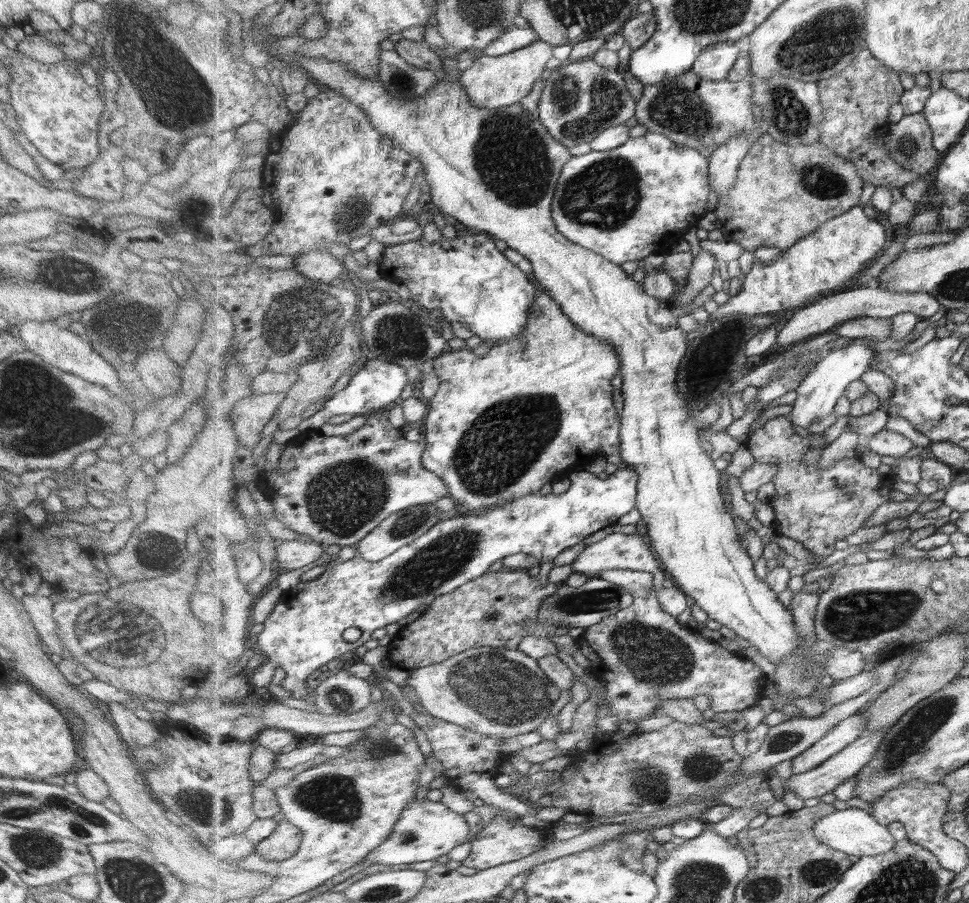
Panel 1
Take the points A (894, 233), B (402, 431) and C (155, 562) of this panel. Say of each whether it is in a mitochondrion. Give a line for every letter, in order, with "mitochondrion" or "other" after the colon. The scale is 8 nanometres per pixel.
A: other
B: other
C: other

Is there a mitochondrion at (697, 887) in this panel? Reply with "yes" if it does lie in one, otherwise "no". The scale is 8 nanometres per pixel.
yes

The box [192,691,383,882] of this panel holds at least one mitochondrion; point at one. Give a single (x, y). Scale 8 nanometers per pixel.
(337, 798)

